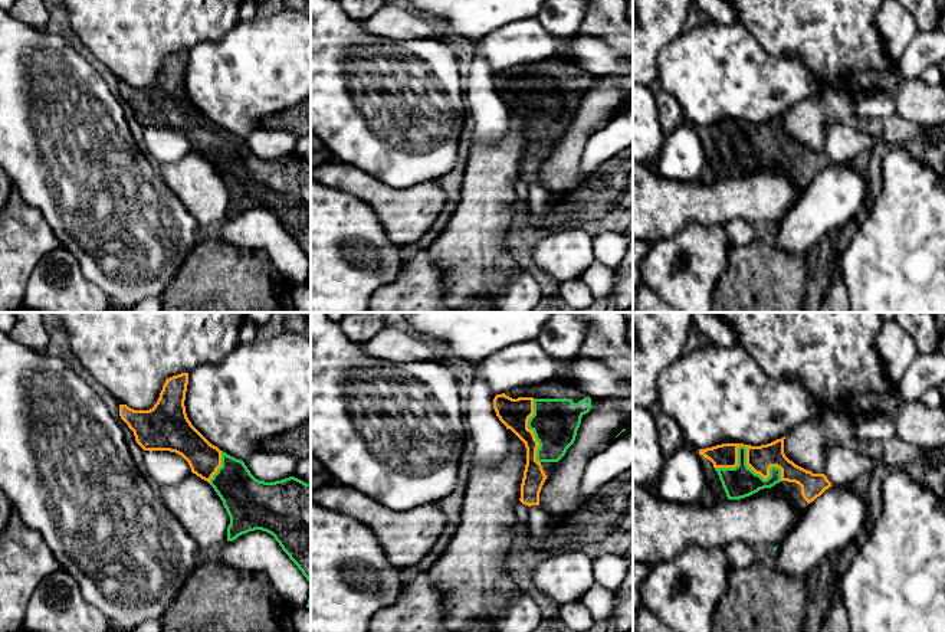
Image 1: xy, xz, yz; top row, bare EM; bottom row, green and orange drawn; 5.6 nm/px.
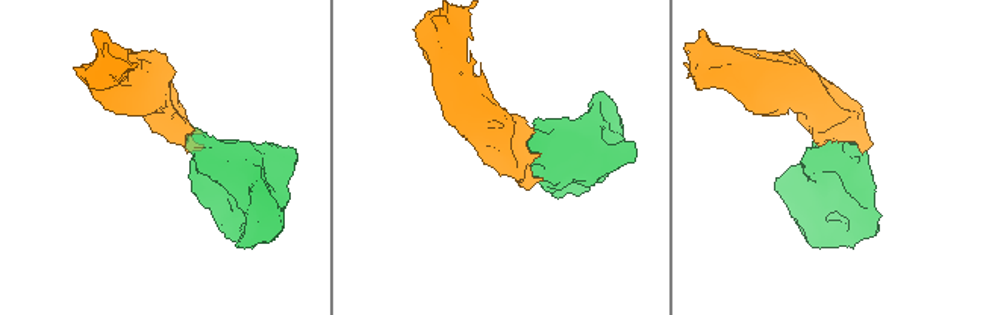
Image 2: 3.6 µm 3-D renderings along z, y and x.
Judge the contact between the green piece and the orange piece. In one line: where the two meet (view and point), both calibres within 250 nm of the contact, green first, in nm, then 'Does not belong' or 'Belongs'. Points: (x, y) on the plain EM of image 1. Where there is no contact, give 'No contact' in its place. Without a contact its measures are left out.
Touches green at yz (745, 136). Thickness 180 nm (green) against 150 nm. Belongs

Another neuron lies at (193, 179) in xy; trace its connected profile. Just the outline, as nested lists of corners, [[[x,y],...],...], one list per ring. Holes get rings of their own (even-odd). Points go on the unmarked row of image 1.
[[[191,150],[178,161],[160,166],[158,171],[201,232],[227,217],[230,194],[207,158]]]

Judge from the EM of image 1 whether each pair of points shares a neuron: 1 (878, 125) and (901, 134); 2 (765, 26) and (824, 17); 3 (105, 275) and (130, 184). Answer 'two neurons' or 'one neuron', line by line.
1: one neuron
2: one neuron
3: one neuron

